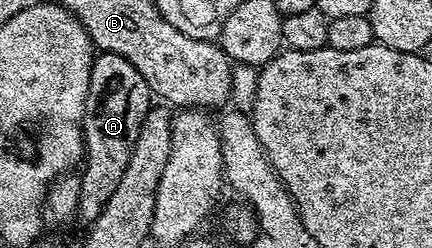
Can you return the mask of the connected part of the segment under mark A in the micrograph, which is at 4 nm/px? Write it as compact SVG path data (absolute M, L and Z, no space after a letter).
M111 52L95 55L88 82L86 112L82 116L84 167L80 172L82 189L78 216L86 222L92 222L102 213L102 207L108 198L112 198L116 186L120 186L120 178L124 178L124 170L128 170L128 162L136 146L140 122L144 122L151 106L151 90L144 78L140 78L140 70L136 70L128 58L120 58L120 54Z

